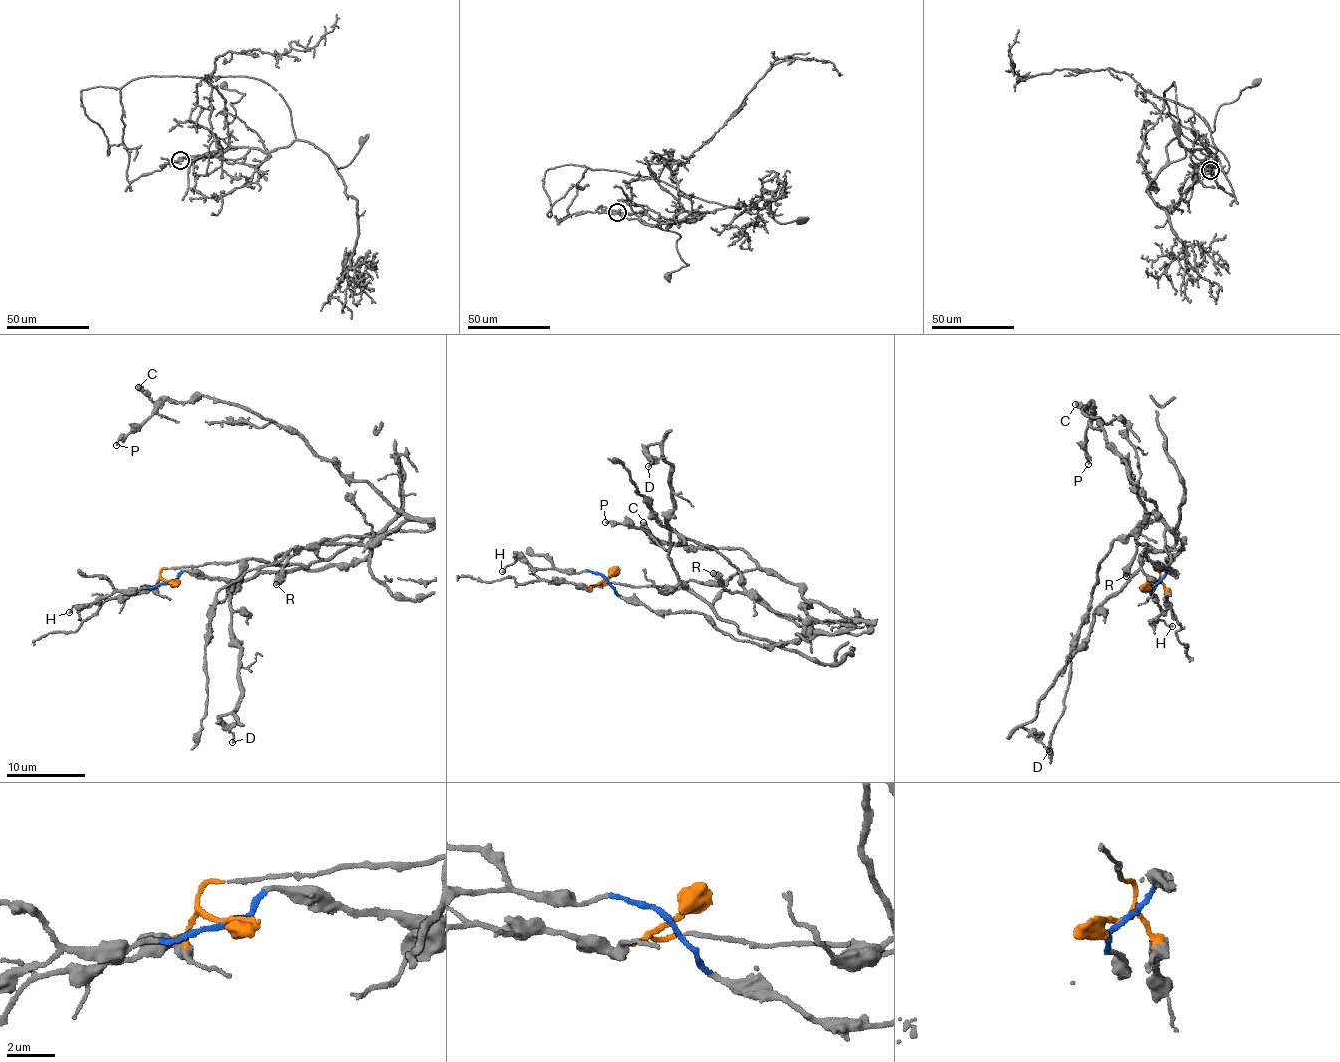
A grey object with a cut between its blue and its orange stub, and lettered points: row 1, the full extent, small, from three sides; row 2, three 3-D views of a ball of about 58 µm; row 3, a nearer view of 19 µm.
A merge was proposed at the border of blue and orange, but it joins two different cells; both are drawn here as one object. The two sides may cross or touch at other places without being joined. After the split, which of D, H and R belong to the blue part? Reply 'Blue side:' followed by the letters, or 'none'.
Blue side: H

